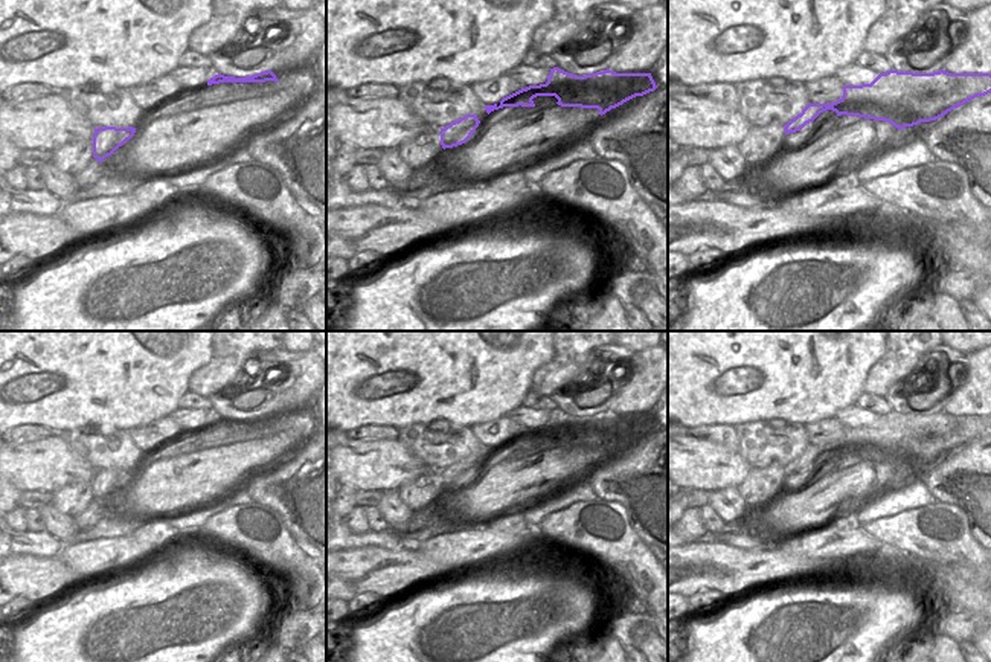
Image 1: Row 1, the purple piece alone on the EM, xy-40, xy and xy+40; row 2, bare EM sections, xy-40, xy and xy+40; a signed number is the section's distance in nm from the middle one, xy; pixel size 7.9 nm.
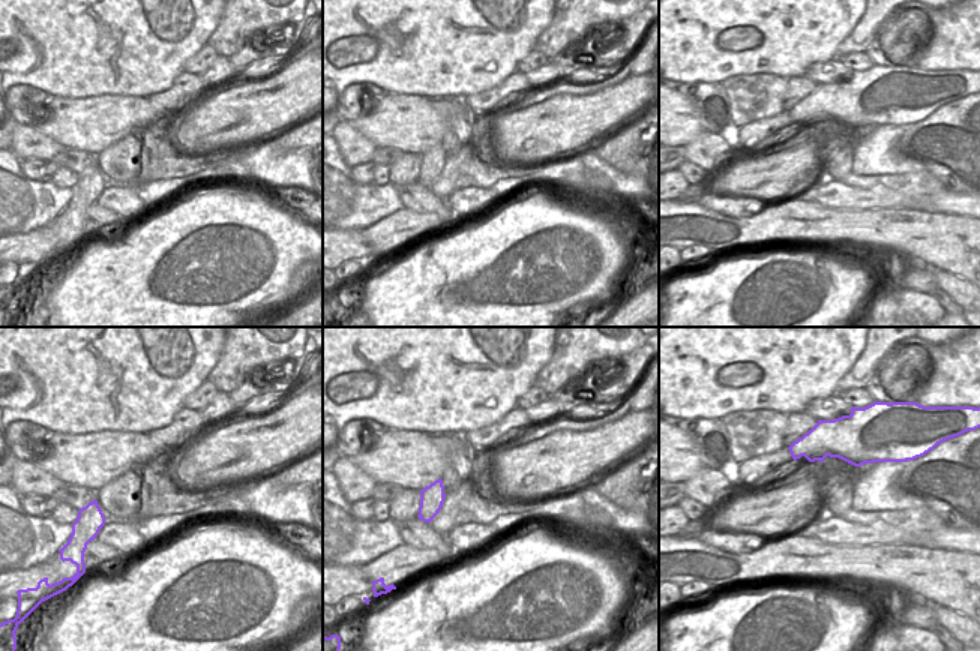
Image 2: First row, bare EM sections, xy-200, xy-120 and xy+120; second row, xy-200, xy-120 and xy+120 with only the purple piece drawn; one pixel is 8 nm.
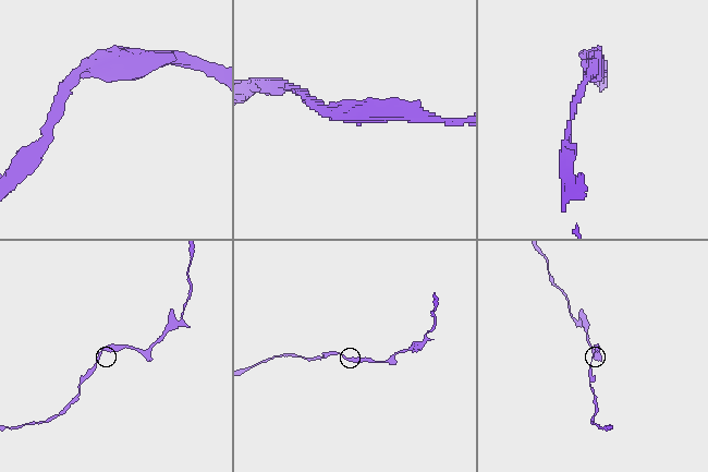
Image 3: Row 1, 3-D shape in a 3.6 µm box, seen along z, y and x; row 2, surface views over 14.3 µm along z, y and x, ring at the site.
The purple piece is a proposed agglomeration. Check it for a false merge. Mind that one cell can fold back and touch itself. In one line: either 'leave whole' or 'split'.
leave whole

